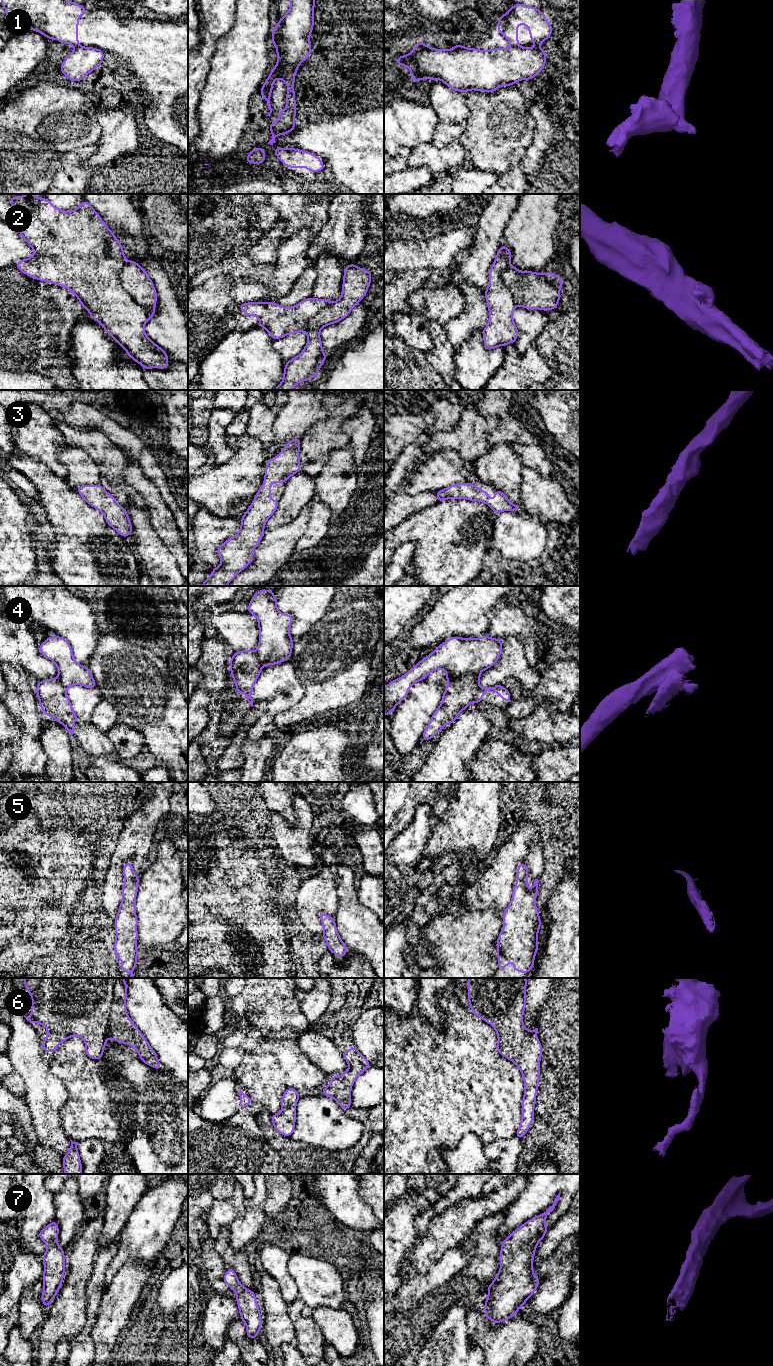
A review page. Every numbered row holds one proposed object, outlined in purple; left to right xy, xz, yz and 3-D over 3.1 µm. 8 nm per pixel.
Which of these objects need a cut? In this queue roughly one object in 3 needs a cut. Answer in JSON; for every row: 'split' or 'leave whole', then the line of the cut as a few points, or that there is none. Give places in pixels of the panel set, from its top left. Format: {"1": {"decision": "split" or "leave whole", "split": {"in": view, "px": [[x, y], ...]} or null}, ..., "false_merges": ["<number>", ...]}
{"1": {"decision": "split", "split": {"in": "yz", "px": [[511, 44], [519, 46]]}}, "2": {"decision": "split", "split": {"in": "xy", "px": [[126, 261], [119, 274], [121, 286], [137, 302], [154, 309]]}}, "3": {"decision": "leave whole", "split": null}, "4": {"decision": "leave whole", "split": null}, "5": {"decision": "leave whole", "split": null}, "6": {"decision": "leave whole", "split": null}, "7": {"decision": "leave whole", "split": null}, "false_merges": ["1", "2"]}

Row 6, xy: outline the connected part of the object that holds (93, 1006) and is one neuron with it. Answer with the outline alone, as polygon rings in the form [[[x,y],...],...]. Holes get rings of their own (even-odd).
[[[24,978],[27,993],[31,995],[31,1015],[24,1017],[30,1024],[39,1023],[47,1028],[47,1037],[41,1039],[45,1053],[56,1051],[56,1048],[72,1036],[78,1036],[85,1042],[85,1052],[91,1059],[101,1060],[106,1042],[109,1038],[122,1044],[132,1046],[145,1064],[160,1070],[163,1066],[158,1060],[139,1028],[128,1016],[126,1010],[127,983],[124,978]]]

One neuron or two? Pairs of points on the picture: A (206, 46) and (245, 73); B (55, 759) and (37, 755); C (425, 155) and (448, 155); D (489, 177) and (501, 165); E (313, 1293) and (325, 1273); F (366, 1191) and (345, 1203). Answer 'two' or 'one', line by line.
A: two
B: two
C: one
D: two
E: one
F: two

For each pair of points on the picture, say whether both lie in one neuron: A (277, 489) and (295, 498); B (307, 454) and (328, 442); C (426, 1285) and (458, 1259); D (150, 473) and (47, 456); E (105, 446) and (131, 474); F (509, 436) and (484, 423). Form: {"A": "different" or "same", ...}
{"A": "different", "B": "same", "C": "same", "D": "different", "E": "different", "F": "different"}

